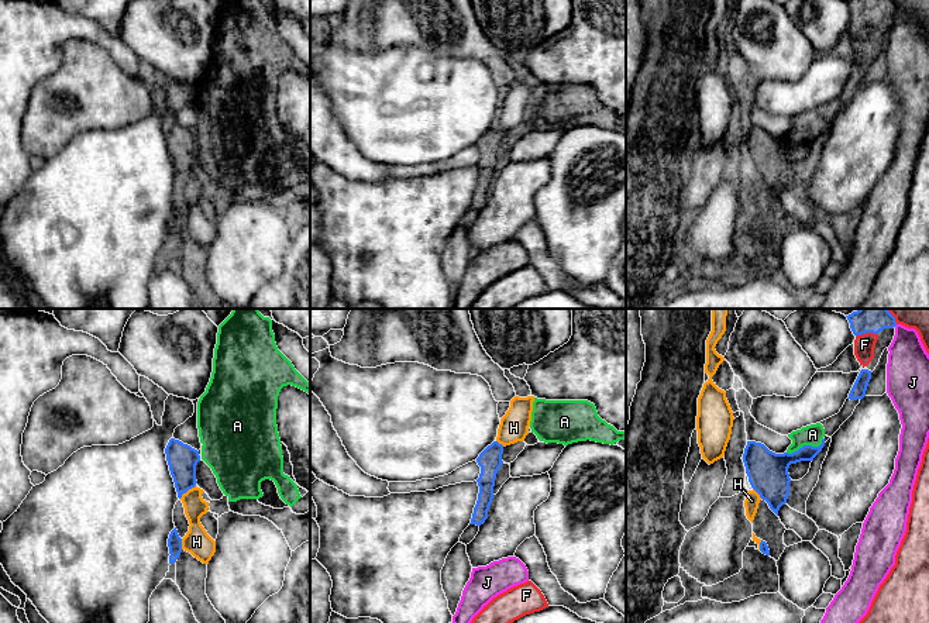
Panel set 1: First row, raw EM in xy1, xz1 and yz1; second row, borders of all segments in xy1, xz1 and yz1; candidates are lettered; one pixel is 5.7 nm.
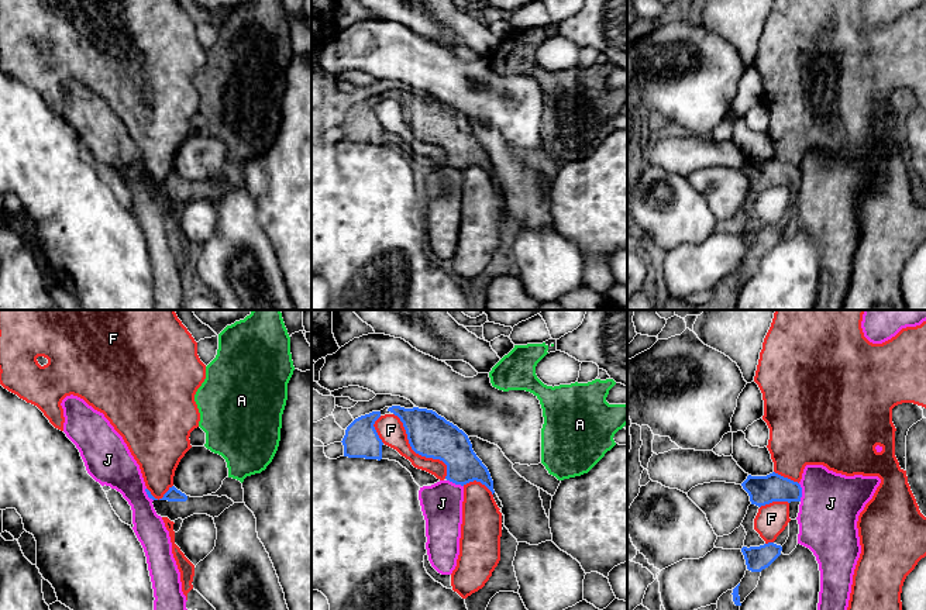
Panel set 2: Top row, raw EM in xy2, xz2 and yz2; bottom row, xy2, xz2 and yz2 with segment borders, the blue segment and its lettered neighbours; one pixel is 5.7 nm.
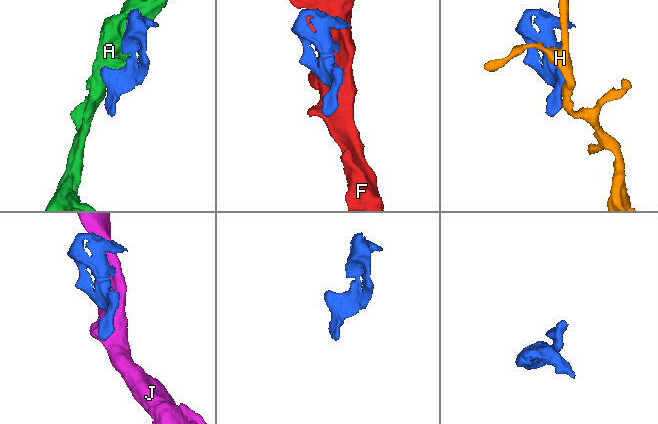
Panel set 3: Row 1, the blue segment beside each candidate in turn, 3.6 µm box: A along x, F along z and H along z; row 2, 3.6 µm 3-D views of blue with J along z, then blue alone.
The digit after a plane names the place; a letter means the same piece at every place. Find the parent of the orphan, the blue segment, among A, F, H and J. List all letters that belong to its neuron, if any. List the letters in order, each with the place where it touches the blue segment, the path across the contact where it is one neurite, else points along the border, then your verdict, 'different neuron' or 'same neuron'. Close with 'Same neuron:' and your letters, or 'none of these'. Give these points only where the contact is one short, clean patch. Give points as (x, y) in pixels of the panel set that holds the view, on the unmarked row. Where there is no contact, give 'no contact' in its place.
A: yz1 (805, 130) | across yz1 (768, 154), (805, 130), (812, 119) | same neuron
F: xz2 (417, 137) | different neuron
H: xy1 (186, 175) | different neuron
J: yz2 (801, 176) | along yz2 (798, 168), (801, 185) | different neuron
Same neuron: A

